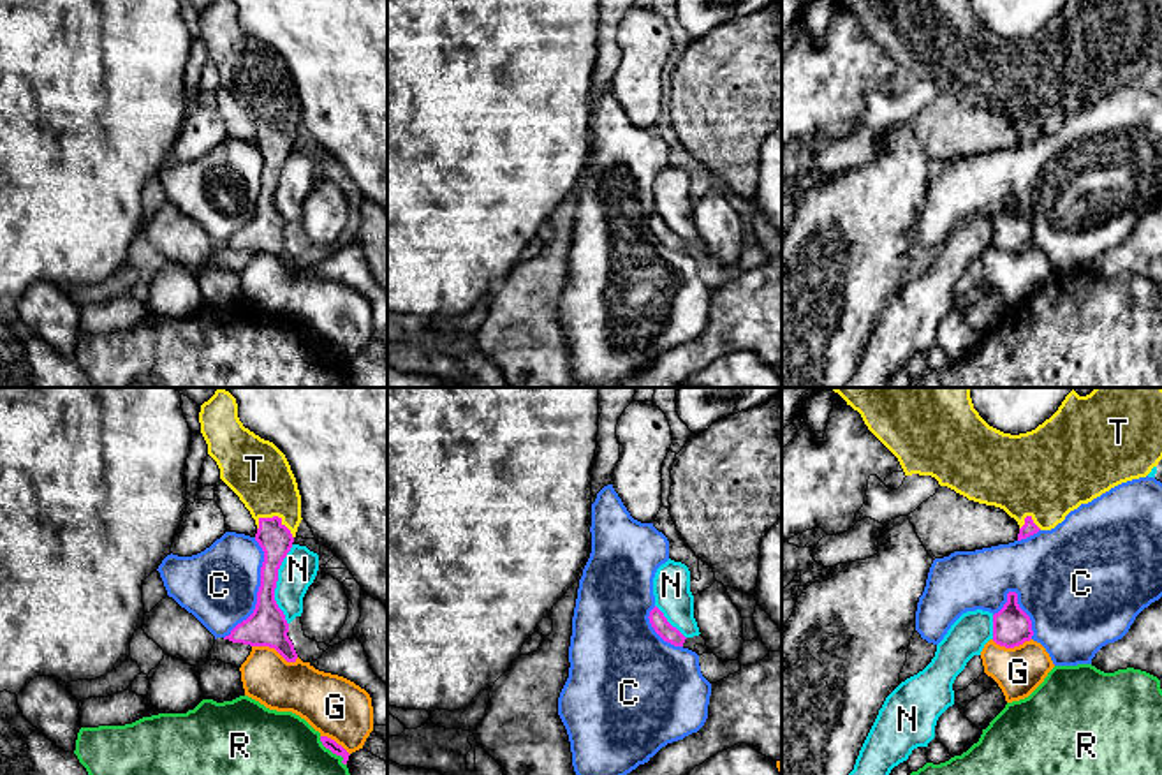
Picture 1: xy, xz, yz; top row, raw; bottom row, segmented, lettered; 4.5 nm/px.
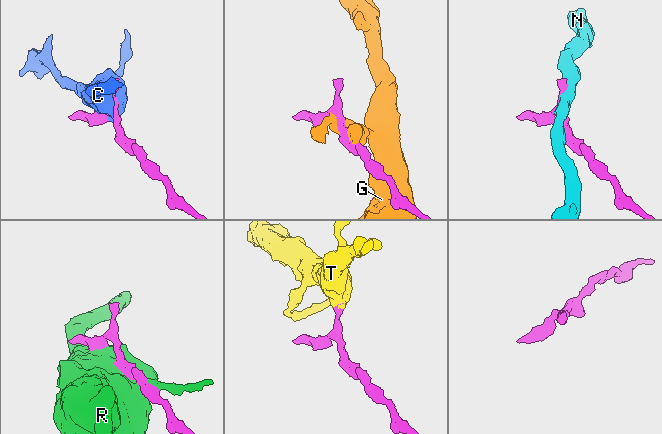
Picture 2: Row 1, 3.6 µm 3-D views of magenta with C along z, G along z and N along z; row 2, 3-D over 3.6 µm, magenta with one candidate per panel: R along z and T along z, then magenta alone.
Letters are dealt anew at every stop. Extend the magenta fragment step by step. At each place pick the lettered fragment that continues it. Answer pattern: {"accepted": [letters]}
{"accepted": ["T"]}

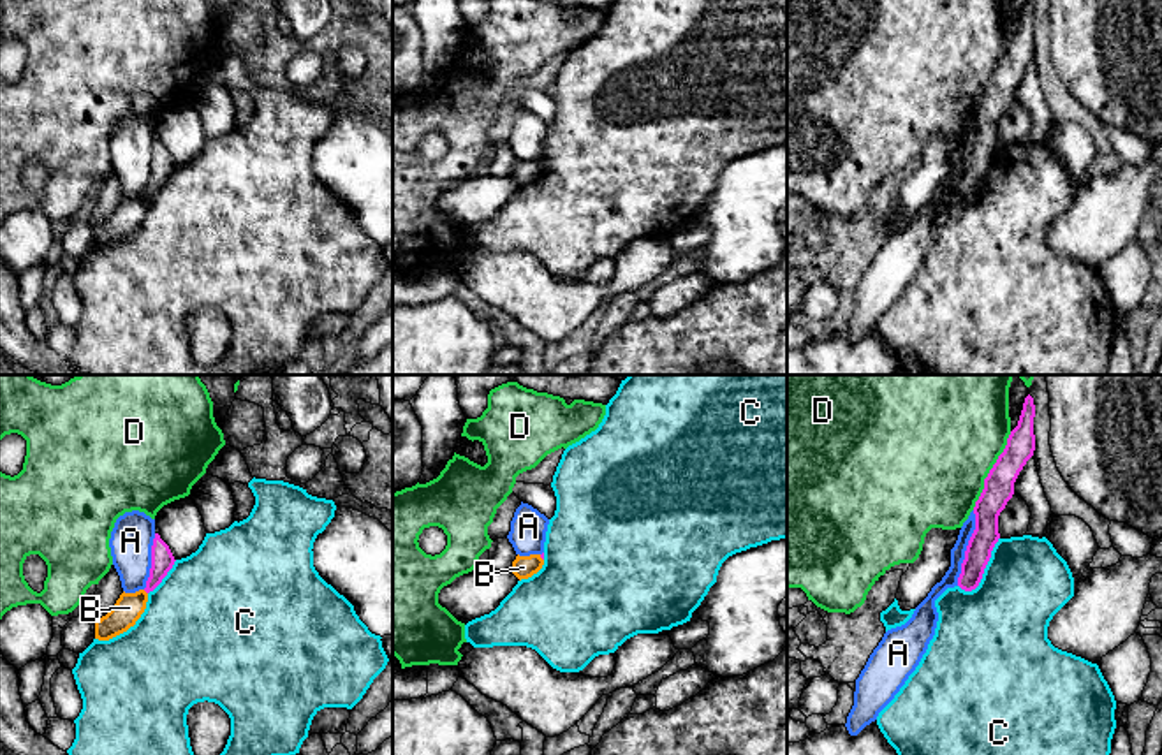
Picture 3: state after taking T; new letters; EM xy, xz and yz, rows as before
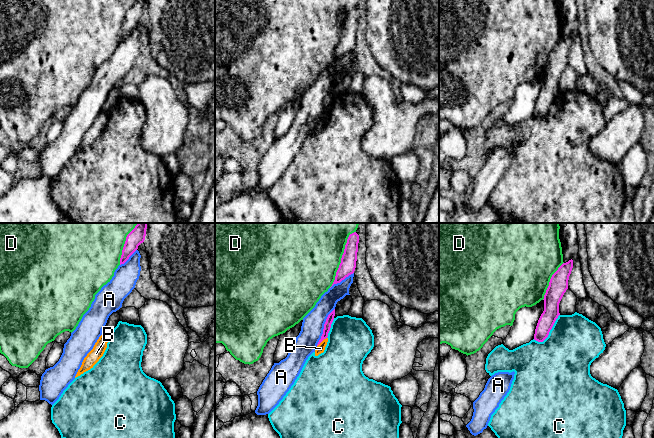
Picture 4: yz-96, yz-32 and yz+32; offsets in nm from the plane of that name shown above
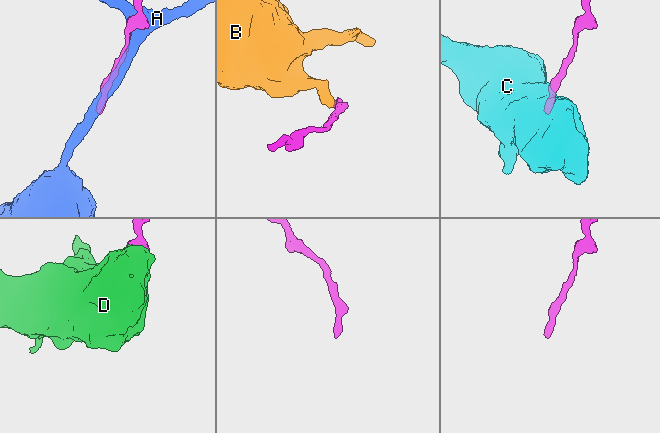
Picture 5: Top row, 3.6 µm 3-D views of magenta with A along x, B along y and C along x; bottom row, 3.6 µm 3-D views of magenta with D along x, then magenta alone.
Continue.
{"accepted": []}

